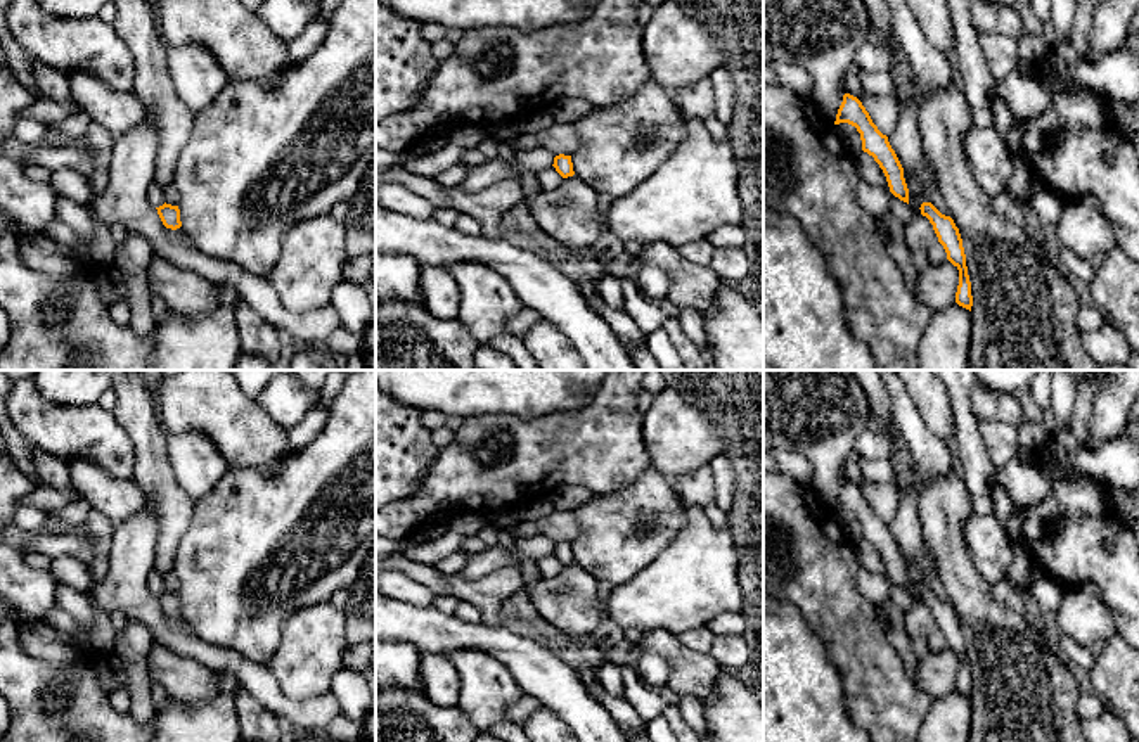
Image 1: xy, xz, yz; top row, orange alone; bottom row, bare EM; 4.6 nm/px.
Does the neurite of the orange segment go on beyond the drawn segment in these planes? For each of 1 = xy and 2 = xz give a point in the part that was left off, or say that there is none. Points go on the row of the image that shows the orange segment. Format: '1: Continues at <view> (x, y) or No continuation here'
1: No continuation here
2: No continuation here

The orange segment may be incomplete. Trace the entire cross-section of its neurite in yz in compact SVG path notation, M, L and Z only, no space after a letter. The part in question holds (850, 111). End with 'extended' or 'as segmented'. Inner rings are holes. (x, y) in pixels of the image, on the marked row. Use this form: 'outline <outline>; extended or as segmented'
outline M843 95L834 125L848 123L857 128L862 140L862 150L874 157L883 170L890 192L909 204L909 189L904 178L904 168L891 149L888 137L872 123L862 102L850 95Z; as segmented

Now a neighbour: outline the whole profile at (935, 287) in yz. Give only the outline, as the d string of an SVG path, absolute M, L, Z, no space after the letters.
M950 261L917 273L914 296L933 313L945 310L956 301L959 270Z

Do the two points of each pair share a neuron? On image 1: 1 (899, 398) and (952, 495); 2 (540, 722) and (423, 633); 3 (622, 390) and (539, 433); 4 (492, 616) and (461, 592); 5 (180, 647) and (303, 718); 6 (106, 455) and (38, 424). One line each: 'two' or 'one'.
1: two
2: two
3: one
4: one
5: one
6: one

